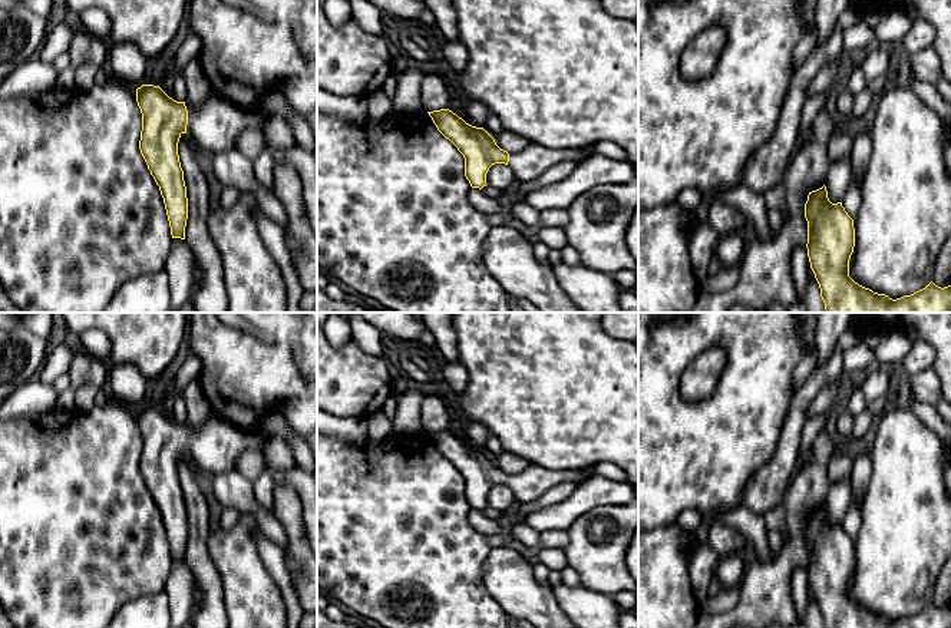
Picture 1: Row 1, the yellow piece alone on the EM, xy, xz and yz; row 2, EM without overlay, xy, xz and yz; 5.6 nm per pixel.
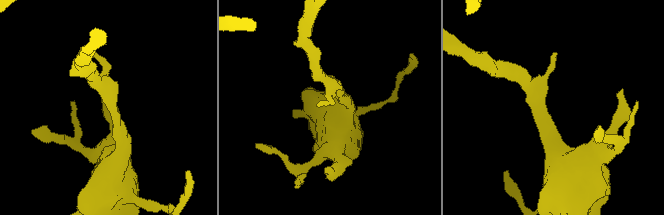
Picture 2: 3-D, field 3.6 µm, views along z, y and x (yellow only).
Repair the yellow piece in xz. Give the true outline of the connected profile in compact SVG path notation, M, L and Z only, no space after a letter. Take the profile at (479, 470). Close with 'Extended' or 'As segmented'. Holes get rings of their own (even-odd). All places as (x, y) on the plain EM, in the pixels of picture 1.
M449 430L427 433L437 452L449 460L465 479L465 498L472 509L486 508L486 495L495 485L508 486L515 500L528 503L564 480L581 483L594 475L594 466L581 470L551 470L529 465L518 475L501 470L483 450L466 444Z. Extended

